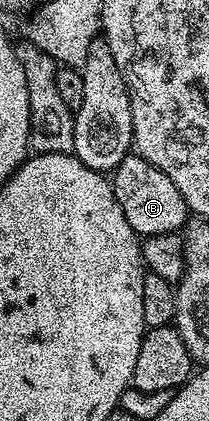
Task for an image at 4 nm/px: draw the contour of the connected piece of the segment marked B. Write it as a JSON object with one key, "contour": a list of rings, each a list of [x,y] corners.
{"contour":[[[125,157],[113,171],[112,184],[114,197],[120,203],[120,211],[124,211],[128,227],[132,227],[139,238],[178,233],[187,224],[188,210],[180,191],[176,191],[176,183],[172,183],[172,179],[164,175],[164,171],[152,167],[152,163],[148,163],[143,157]]]}

